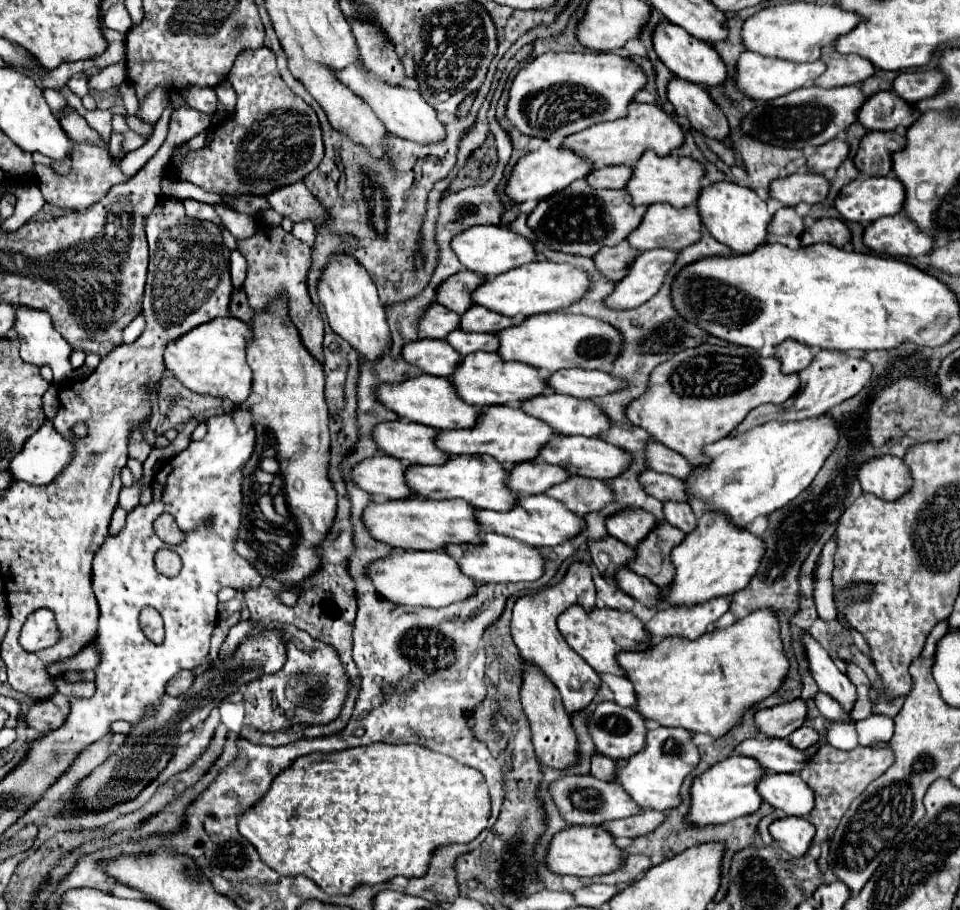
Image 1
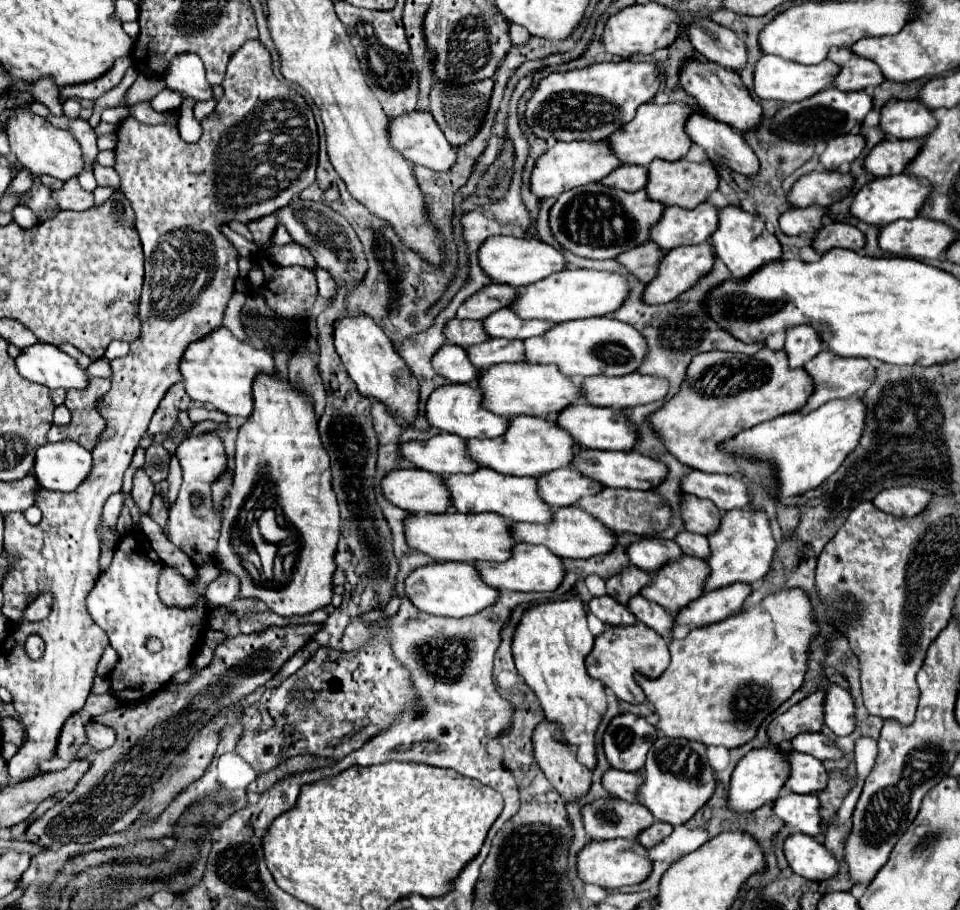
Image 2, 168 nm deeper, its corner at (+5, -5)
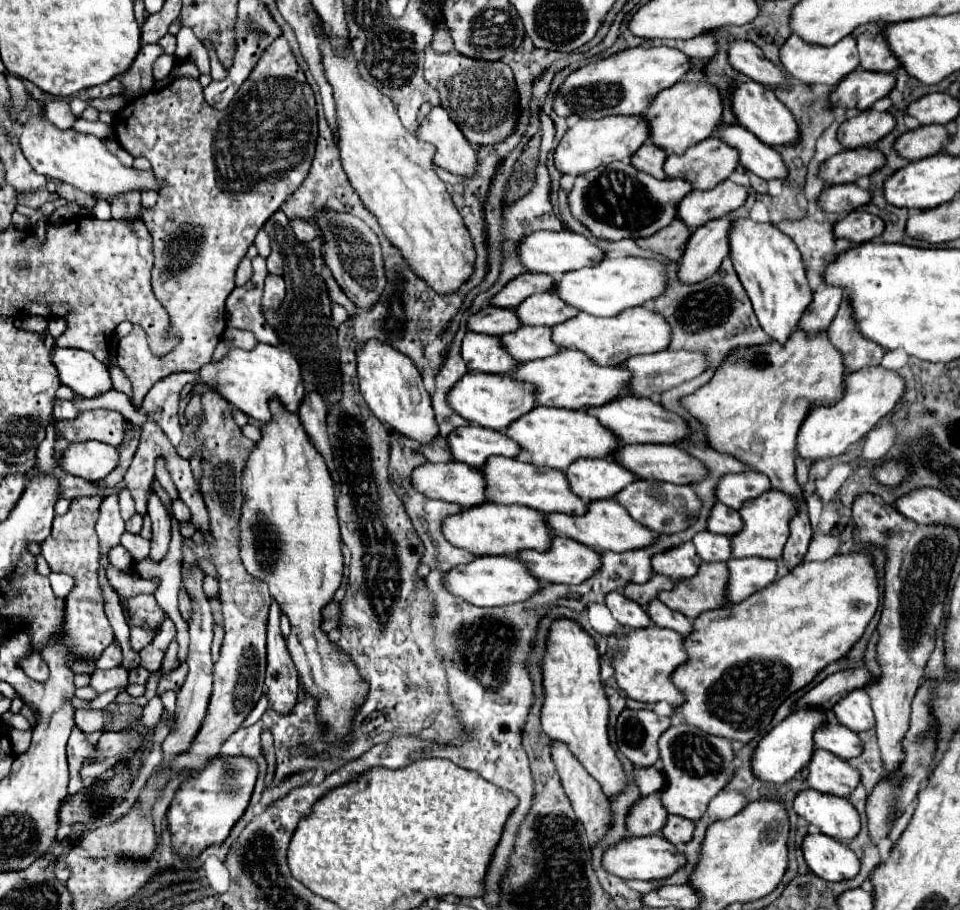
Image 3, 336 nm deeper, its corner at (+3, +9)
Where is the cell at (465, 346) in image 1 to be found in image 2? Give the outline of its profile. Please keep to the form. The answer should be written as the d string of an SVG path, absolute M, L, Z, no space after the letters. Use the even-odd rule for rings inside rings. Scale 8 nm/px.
M491 338L487 344L477 344L475 348L467 348L469 358L479 368L489 368L493 364L505 362L525 362L523 340L507 340L507 338Z

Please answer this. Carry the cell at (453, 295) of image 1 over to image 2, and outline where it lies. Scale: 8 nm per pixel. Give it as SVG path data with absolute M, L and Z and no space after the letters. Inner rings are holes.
M491 284L483 290L479 290L475 296L471 296L467 302L463 302L457 316L469 318L469 320L483 320L483 318L491 316L493 312L511 306L515 296L517 296L515 286Z

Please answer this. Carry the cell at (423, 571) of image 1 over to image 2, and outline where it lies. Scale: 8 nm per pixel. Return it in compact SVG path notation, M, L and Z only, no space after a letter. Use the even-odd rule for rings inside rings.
M437 562L415 570L405 580L405 592L407 592L407 598L419 610L435 616L451 616L451 618L473 616L493 606L499 600L499 590L487 586L473 564L459 564L459 562Z

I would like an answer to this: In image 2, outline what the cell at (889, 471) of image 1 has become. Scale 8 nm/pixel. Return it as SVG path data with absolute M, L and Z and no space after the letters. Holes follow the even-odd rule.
M891 488L889 492L881 492L873 504L891 516L913 518L927 508L931 498L933 494L921 488Z

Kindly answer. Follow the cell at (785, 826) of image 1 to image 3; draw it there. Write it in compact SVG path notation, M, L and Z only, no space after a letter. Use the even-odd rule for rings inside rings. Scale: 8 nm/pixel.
M807 834L801 850L809 870L823 880L837 882L853 878L859 872L859 858L853 850L825 834Z

